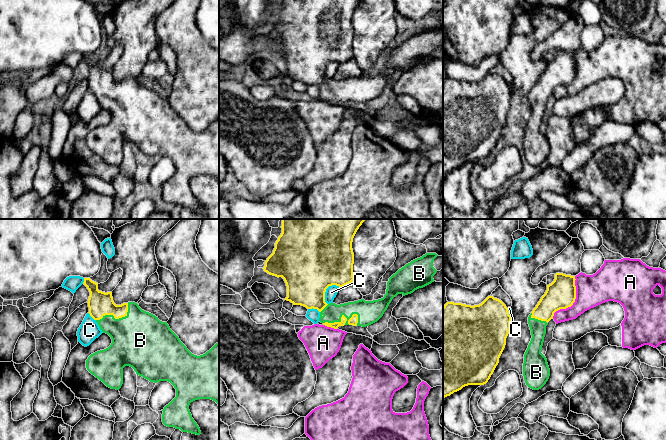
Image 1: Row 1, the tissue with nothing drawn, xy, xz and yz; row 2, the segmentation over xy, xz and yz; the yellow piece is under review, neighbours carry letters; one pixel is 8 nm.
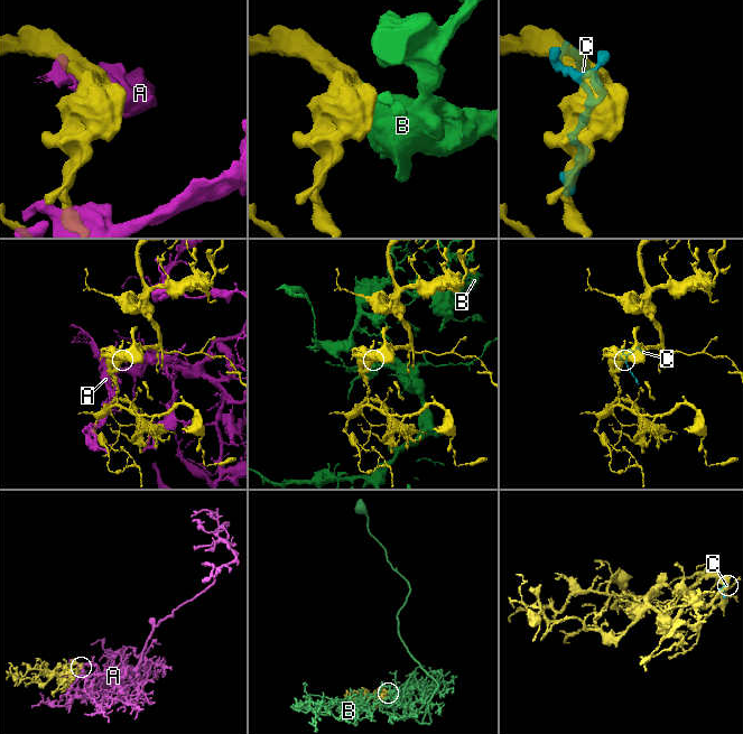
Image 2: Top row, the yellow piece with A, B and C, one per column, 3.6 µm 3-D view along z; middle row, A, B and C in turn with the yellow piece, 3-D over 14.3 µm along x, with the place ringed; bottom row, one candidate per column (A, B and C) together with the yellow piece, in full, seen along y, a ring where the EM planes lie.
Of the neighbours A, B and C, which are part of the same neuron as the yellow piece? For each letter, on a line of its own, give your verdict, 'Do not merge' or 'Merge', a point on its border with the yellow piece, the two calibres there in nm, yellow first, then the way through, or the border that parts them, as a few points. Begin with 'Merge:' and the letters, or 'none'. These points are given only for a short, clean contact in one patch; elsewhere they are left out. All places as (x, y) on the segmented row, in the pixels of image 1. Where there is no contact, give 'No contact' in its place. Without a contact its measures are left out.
Merge: B
A: Do not merge. Touches yellow at yz (574, 301). Thickness 240 nm (yellow) against 260 nm
B: Merge. Touches yellow at xz (341, 319). Thickness 60 nm (yellow) against 190 nm
C: Do not merge. Touches yellow at xz (325, 291). Thickness 460 nm (yellow) against 90 nm

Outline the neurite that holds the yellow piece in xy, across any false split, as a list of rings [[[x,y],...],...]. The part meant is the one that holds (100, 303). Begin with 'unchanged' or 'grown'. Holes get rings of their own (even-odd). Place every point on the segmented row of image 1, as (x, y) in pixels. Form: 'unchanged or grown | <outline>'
grown | [[[84,278],[83,284],[90,292],[87,302],[89,307],[88,313],[98,323],[102,332],[108,334],[112,339],[112,343],[108,348],[97,351],[88,357],[86,360],[87,370],[107,387],[116,390],[119,390],[123,384],[123,368],[125,366],[132,367],[137,375],[150,382],[170,382],[176,389],[176,397],[162,410],[163,424],[167,427],[180,429],[182,432],[200,435],[200,428],[192,418],[189,405],[198,399],[211,399],[219,406],[219,342],[205,354],[200,356],[194,355],[170,329],[167,322],[162,322],[155,315],[142,310],[135,302],[116,305],[113,301],[112,292],[105,293],[99,291],[98,283],[90,278]]]

